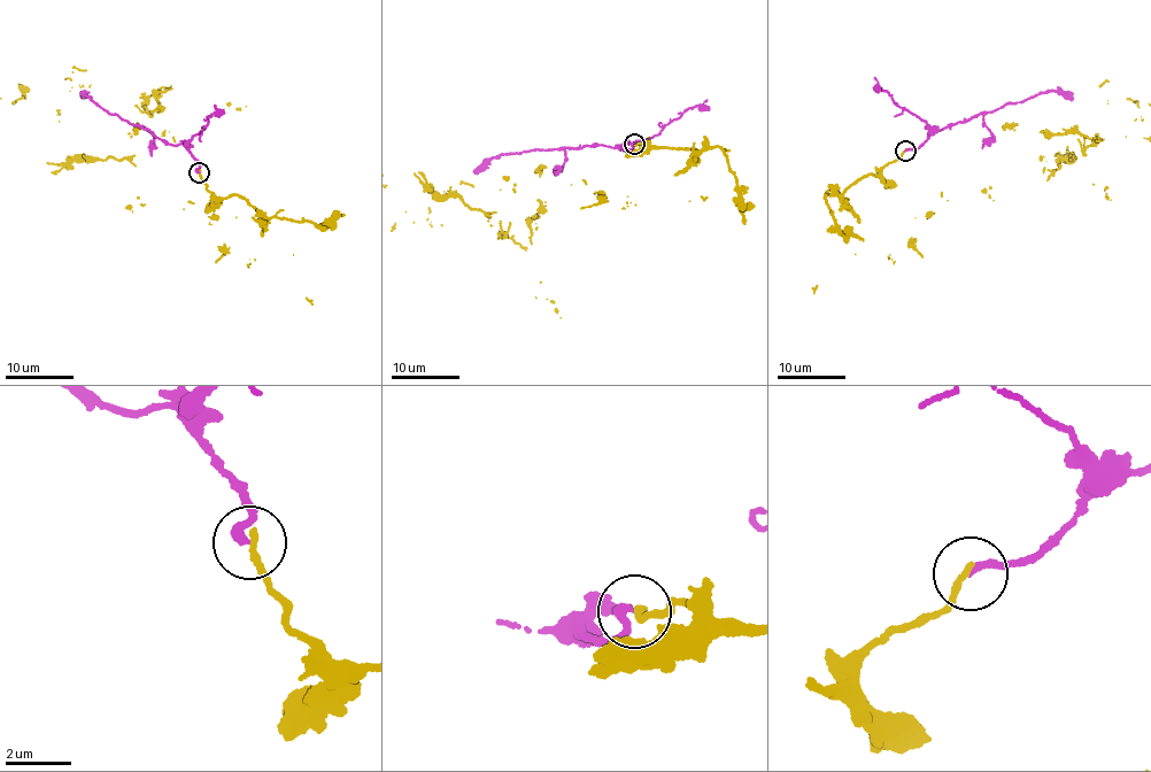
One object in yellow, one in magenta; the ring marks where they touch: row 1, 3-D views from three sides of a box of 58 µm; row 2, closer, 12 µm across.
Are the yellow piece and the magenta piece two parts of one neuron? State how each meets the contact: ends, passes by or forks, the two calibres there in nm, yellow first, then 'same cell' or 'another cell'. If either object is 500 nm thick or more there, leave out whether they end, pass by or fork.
yellow ends; magenta ends; calibres 240 and 240 nm; another cell

